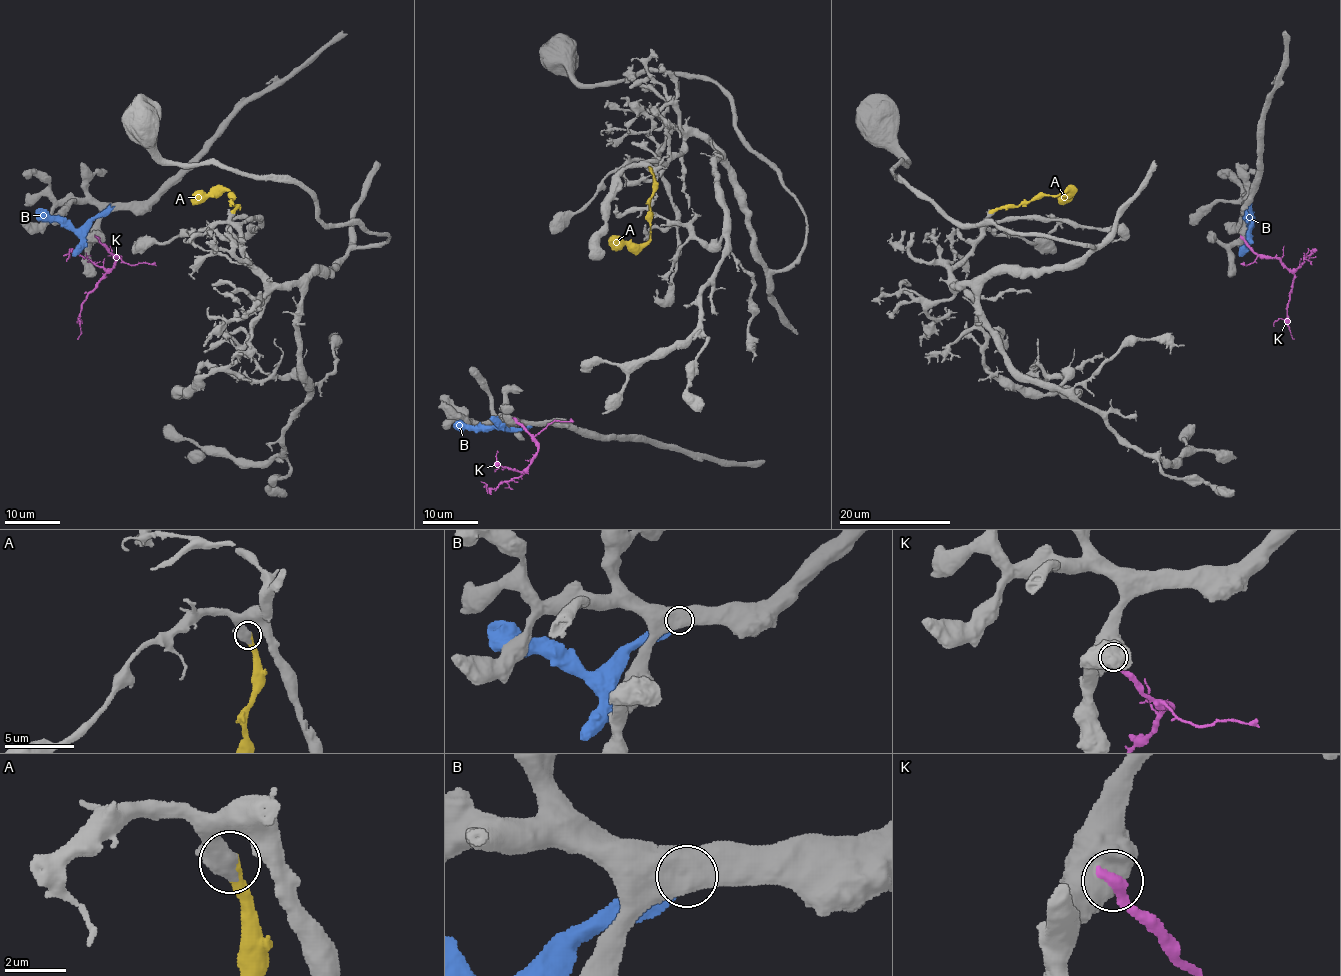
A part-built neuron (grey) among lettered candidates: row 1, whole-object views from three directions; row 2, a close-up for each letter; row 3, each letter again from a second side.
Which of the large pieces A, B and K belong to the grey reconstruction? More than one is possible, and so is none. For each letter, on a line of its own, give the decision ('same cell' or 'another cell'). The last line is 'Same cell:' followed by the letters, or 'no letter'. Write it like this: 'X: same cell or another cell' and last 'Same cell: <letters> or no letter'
A: same cell
B: another cell
K: another cell
Same cell: A

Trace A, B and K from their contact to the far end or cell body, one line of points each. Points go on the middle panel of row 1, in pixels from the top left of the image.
A: (650, 169), (653, 176), (650, 237), (638, 244), (621, 244), (608, 239)
B: (529, 425), (525, 428), (452, 425)
K: (515, 420), (529, 434), (537, 448), (537, 455), (522, 471), (500, 464), (494, 471)

